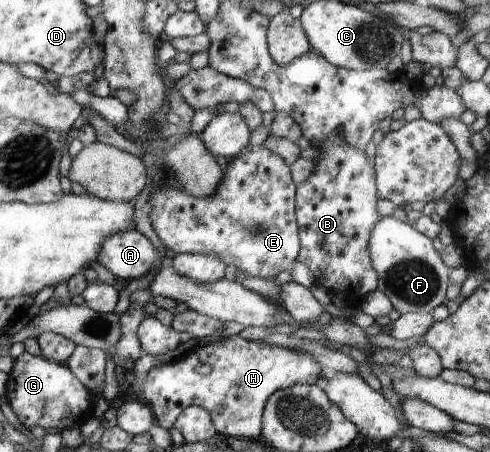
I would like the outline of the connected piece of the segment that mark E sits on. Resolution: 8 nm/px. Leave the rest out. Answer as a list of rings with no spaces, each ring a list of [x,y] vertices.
[[[254,146],[240,157],[228,160],[221,182],[211,196],[192,196],[186,191],[177,191],[162,184],[153,185],[149,200],[145,205],[146,214],[151,219],[154,231],[167,248],[189,254],[215,254],[225,266],[232,265],[246,275],[268,279],[289,269],[302,251],[302,237],[298,237],[298,224],[294,217],[294,193],[296,185],[290,177],[290,169],[285,159],[262,146]]]

